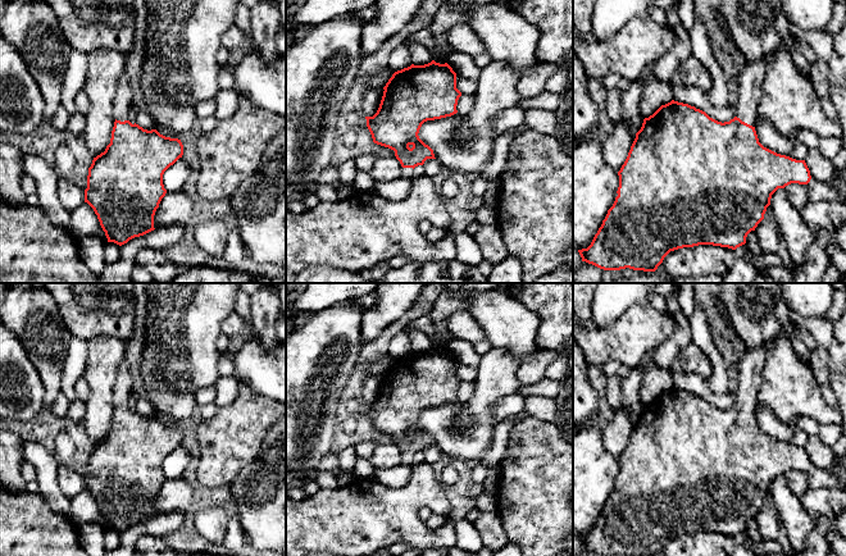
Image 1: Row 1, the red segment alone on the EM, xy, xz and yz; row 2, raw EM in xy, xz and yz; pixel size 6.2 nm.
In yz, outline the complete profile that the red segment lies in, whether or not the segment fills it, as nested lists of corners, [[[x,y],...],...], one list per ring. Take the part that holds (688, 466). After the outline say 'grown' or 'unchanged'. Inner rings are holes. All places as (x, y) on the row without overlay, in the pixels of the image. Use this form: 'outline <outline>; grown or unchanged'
outline [[[793,323],[770,342],[747,351],[738,372],[736,404],[729,409],[718,409],[674,387],[643,406],[618,459],[618,483],[591,532],[578,537],[582,548],[600,556],[658,556],[670,538],[683,534],[713,532],[736,537],[764,506],[778,475],[810,469],[805,447],[764,434],[755,418],[767,355],[778,339],[792,337],[804,338]]]; grown

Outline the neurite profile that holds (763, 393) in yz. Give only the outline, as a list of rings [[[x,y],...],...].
[[[778,339],[767,355],[761,386],[758,391],[758,405],[770,409],[786,425],[800,416],[813,418],[819,424],[841,424],[842,421],[840,410],[824,401],[809,363],[795,352],[790,339]]]

